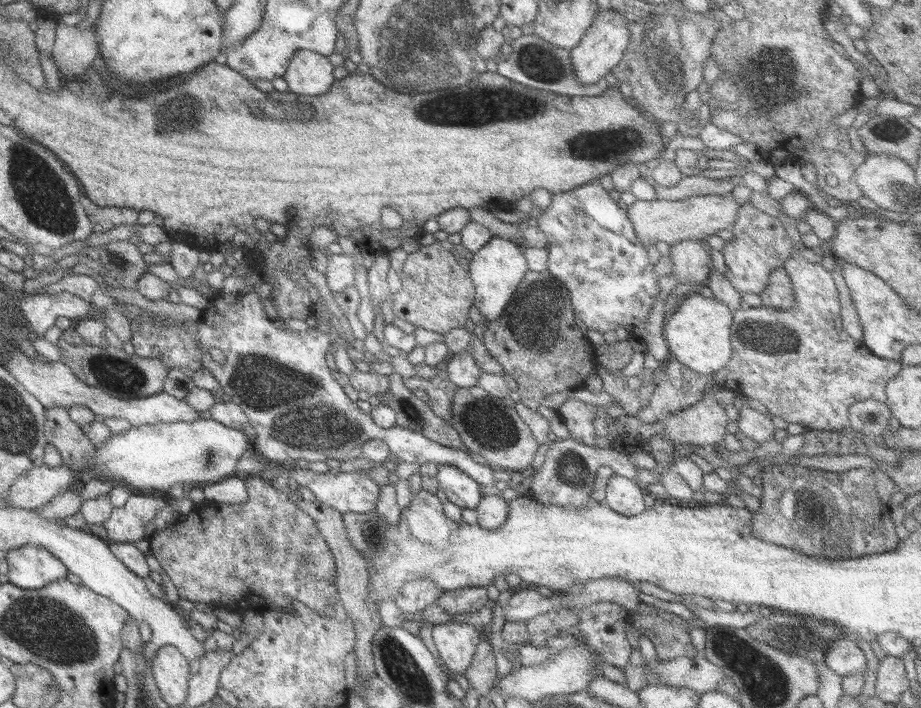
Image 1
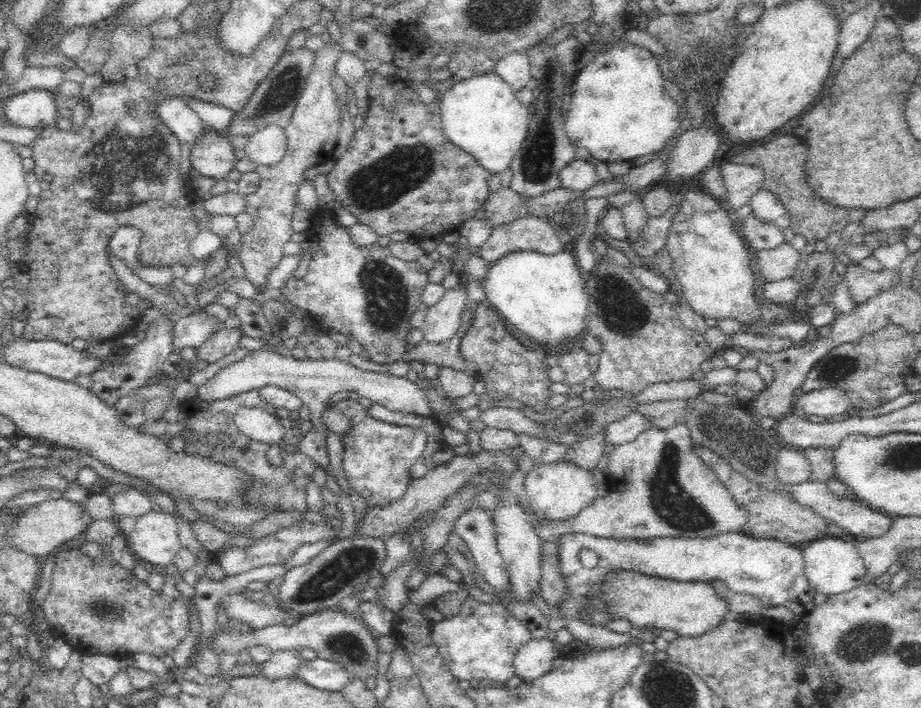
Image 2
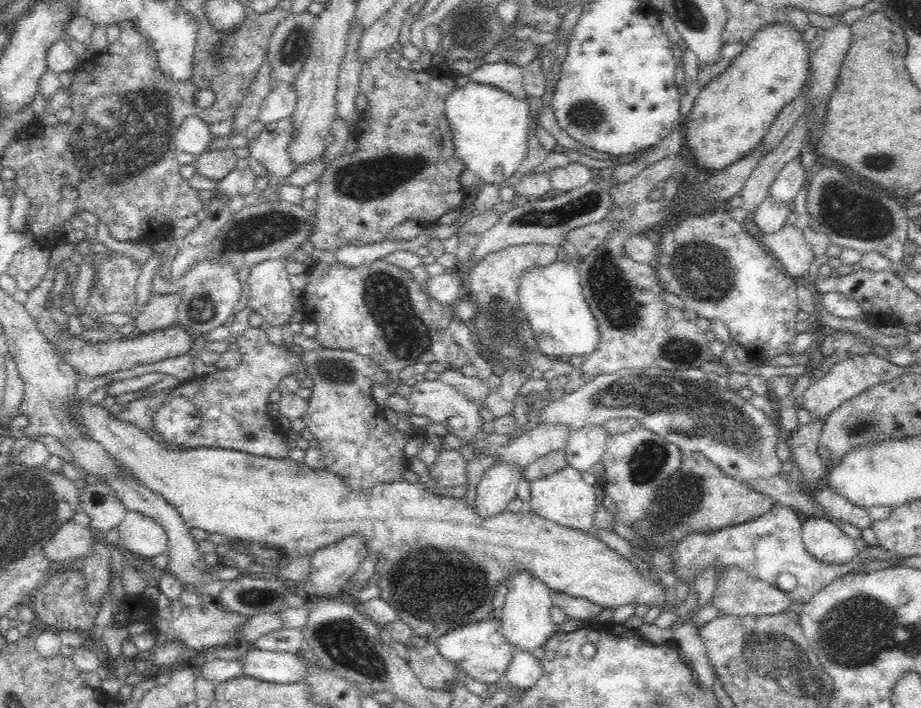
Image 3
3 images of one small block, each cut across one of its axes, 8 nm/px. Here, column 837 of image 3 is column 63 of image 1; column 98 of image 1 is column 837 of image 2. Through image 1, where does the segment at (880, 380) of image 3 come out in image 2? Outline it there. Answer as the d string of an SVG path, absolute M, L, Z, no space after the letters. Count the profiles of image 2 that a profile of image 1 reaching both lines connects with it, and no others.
M823 388L803 393L798 398L797 405L808 417L822 416L828 420L831 416L840 416L851 408L849 398L839 388Z

